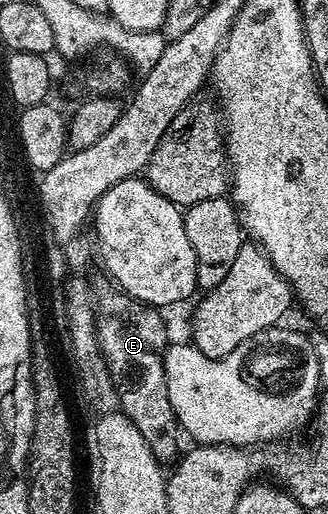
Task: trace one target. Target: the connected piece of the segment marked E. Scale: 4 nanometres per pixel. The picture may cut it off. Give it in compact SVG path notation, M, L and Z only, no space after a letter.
M102 278L102 281L96 284L98 349L106 359L106 369L110 371L114 389L118 392L120 410L134 423L136 430L140 430L140 434L144 434L148 446L153 450L159 461L167 462L166 460L170 459L170 461L173 461L179 455L179 452L178 440L174 437L176 421L172 410L172 402L168 398L168 386L166 385L164 362L162 361L168 347L166 324L162 321L162 316L163 313L159 309L151 308L149 304L141 304L139 300L133 300L128 293L123 292L109 279Z

